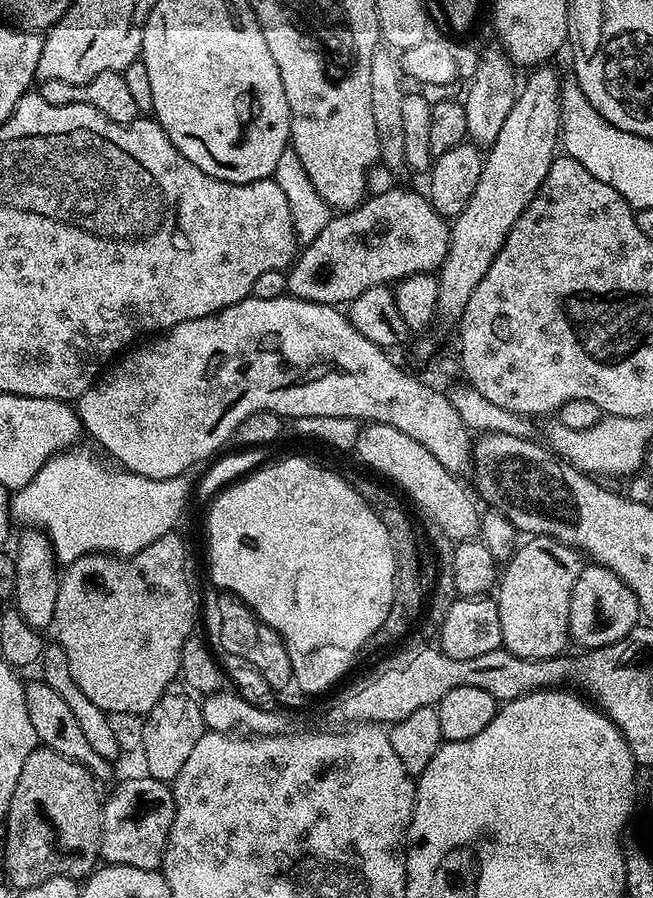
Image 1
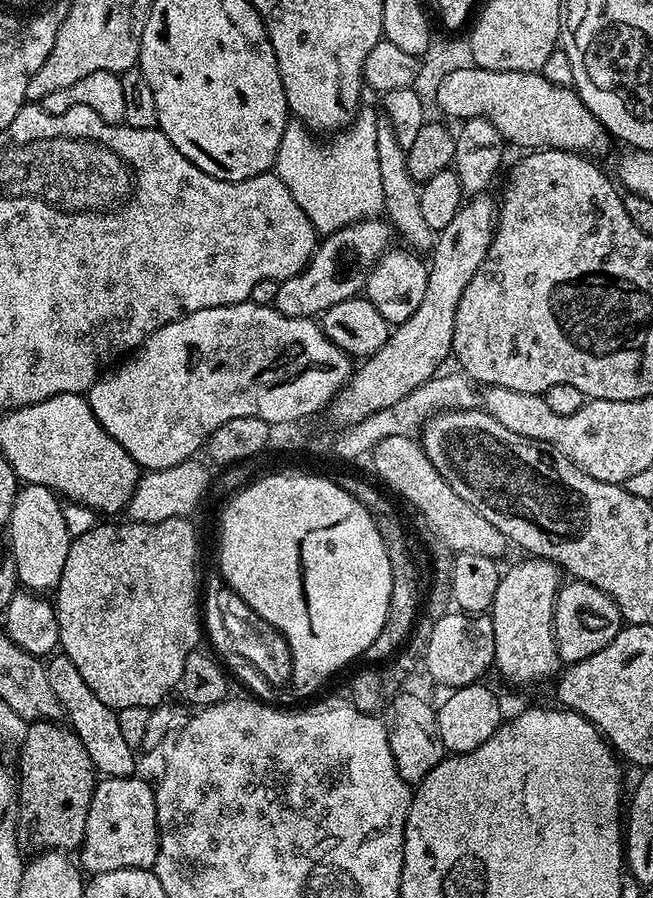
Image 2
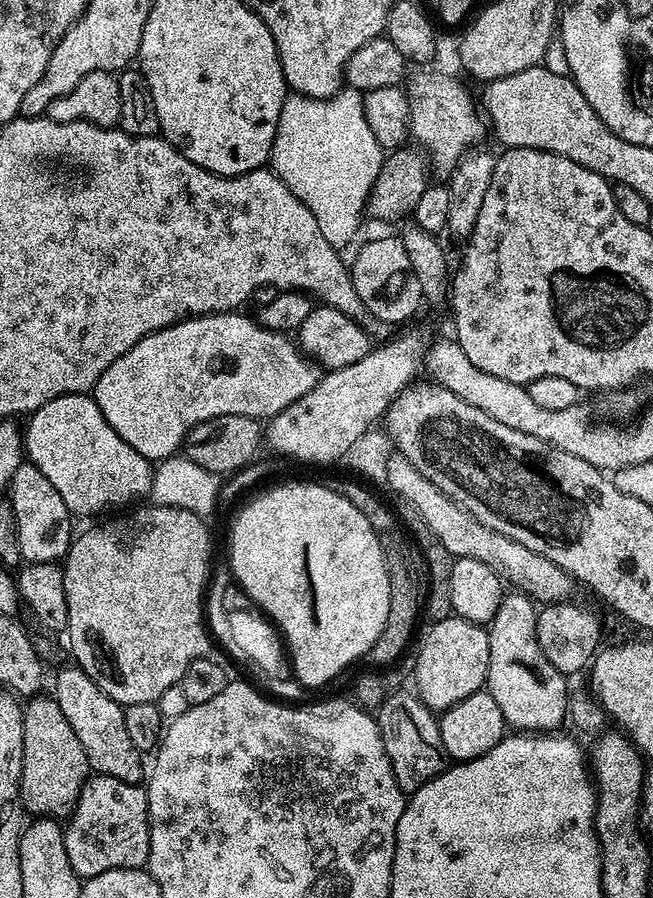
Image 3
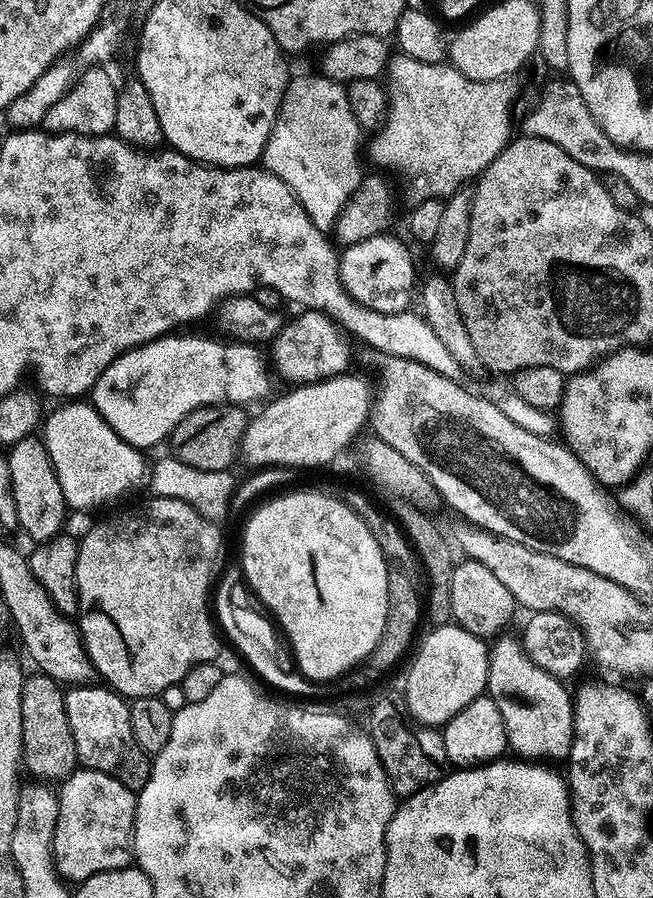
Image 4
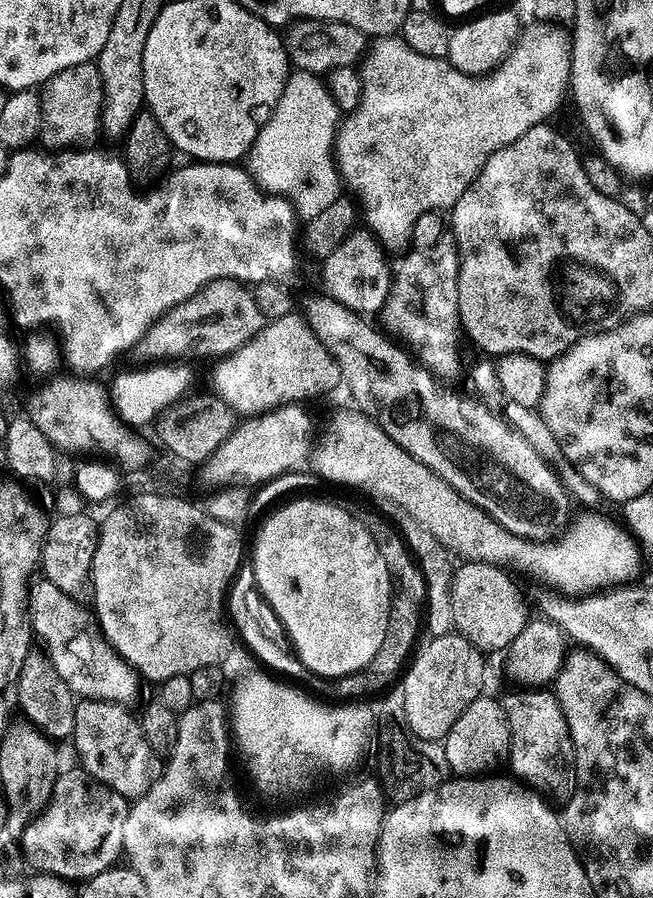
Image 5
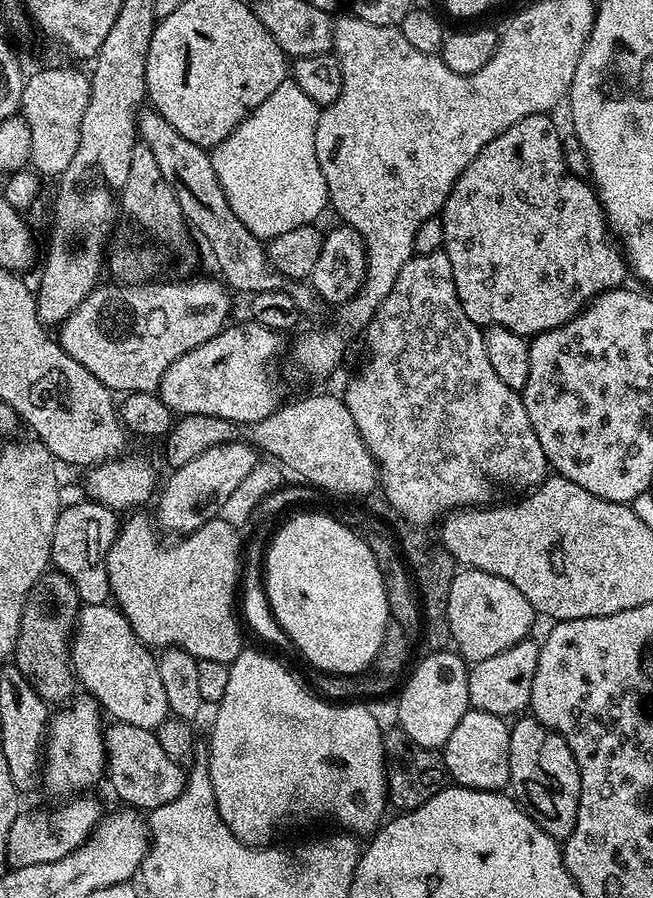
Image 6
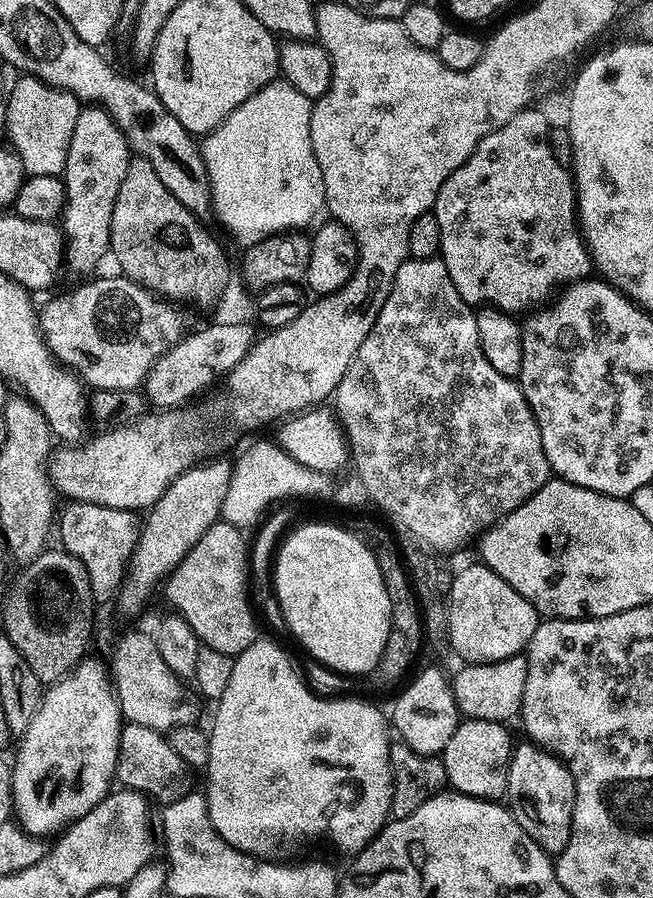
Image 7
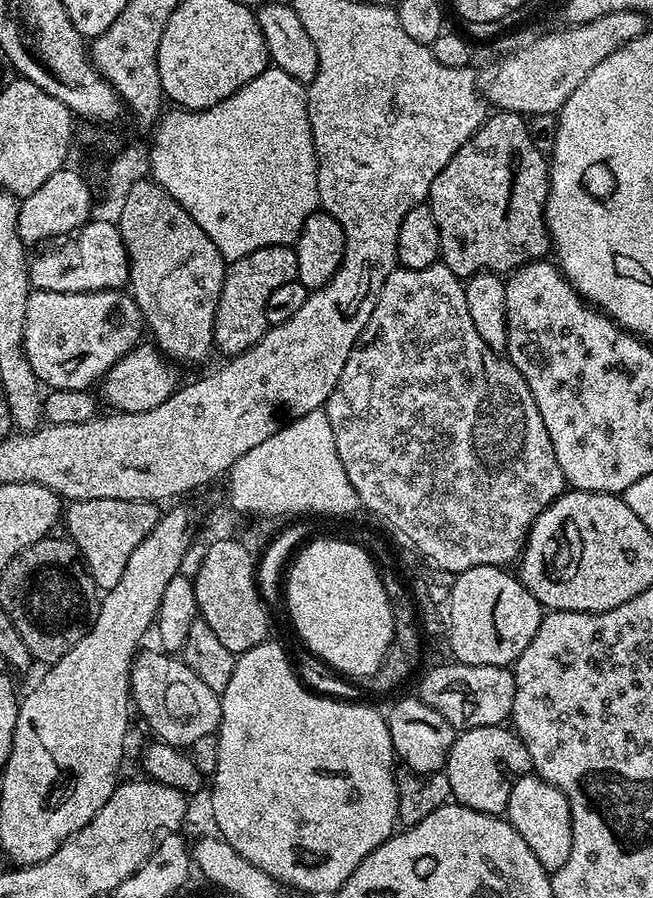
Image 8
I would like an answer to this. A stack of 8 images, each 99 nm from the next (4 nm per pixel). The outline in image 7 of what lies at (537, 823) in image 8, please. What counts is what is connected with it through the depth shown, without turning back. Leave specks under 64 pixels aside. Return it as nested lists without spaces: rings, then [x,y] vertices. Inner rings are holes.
[[[531,742],[517,743],[512,749],[508,767],[508,791],[506,807],[512,817],[538,842],[543,852],[558,854],[570,842],[574,818],[574,778],[559,758]]]

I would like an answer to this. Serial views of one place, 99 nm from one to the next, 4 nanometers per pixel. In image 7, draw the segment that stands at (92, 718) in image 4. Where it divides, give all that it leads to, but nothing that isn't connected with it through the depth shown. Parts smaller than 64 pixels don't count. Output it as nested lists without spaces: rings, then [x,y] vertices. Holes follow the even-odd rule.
[[[125,723],[120,730],[118,746],[118,762],[116,763],[116,780],[127,791],[141,792],[149,801],[161,800],[167,806],[178,802],[178,798],[186,798],[194,790],[192,784],[194,769],[170,746],[167,735],[150,726],[138,726]]]

